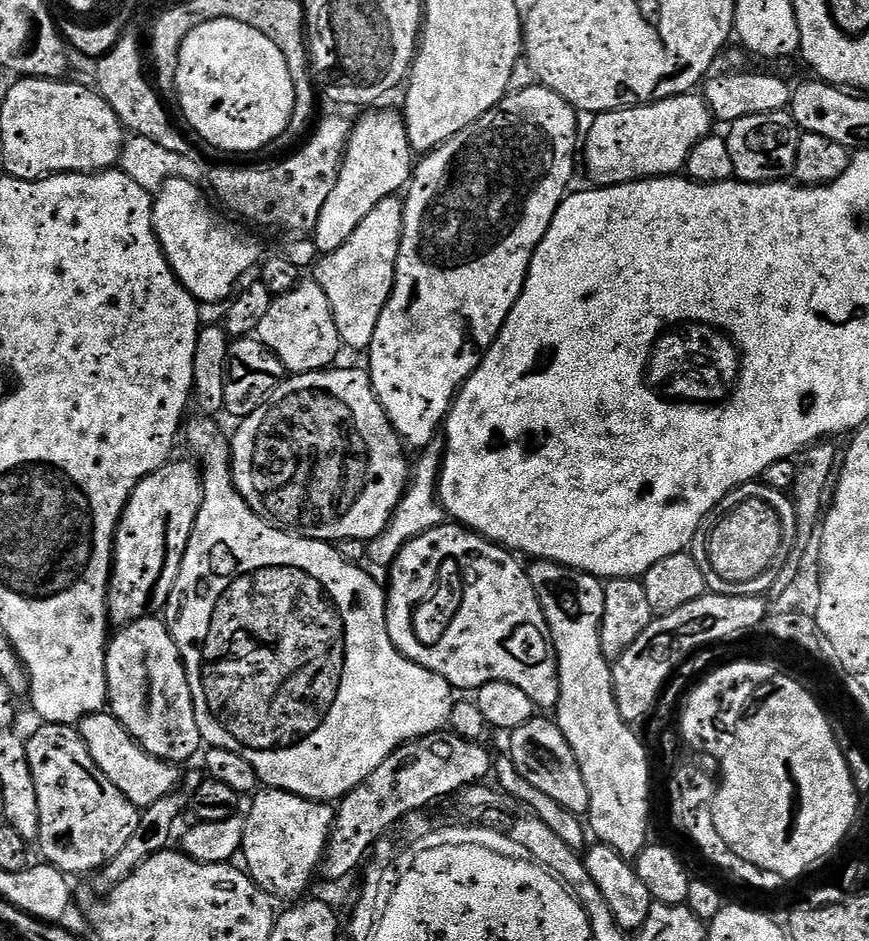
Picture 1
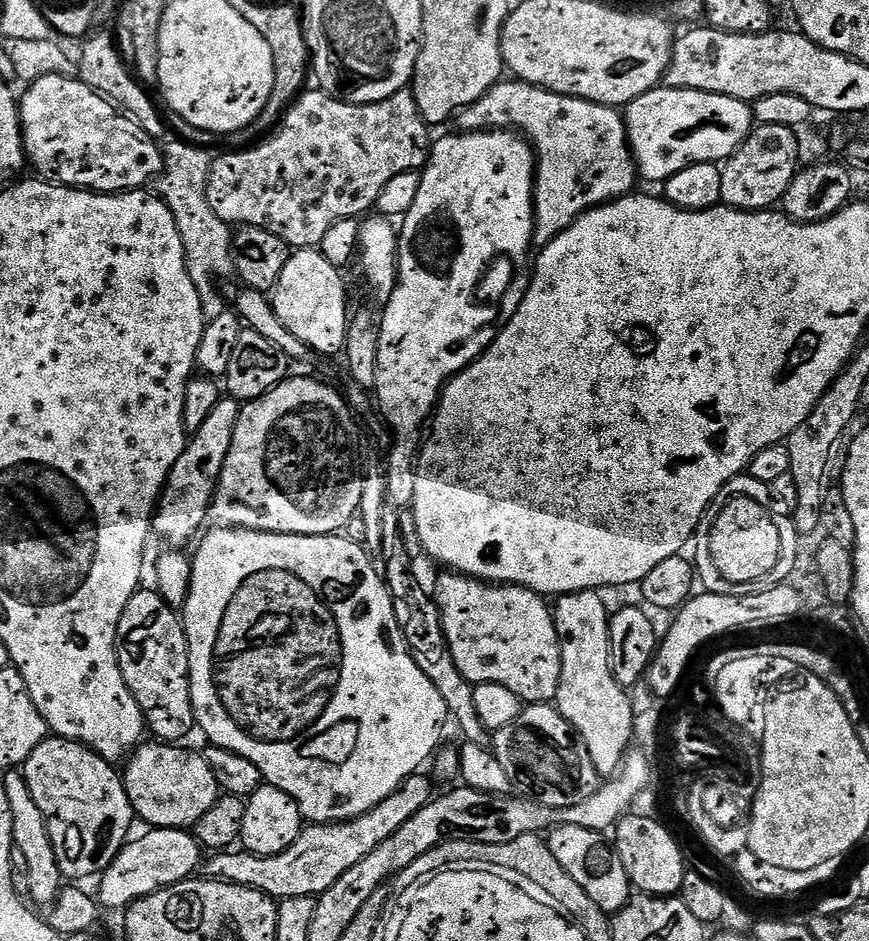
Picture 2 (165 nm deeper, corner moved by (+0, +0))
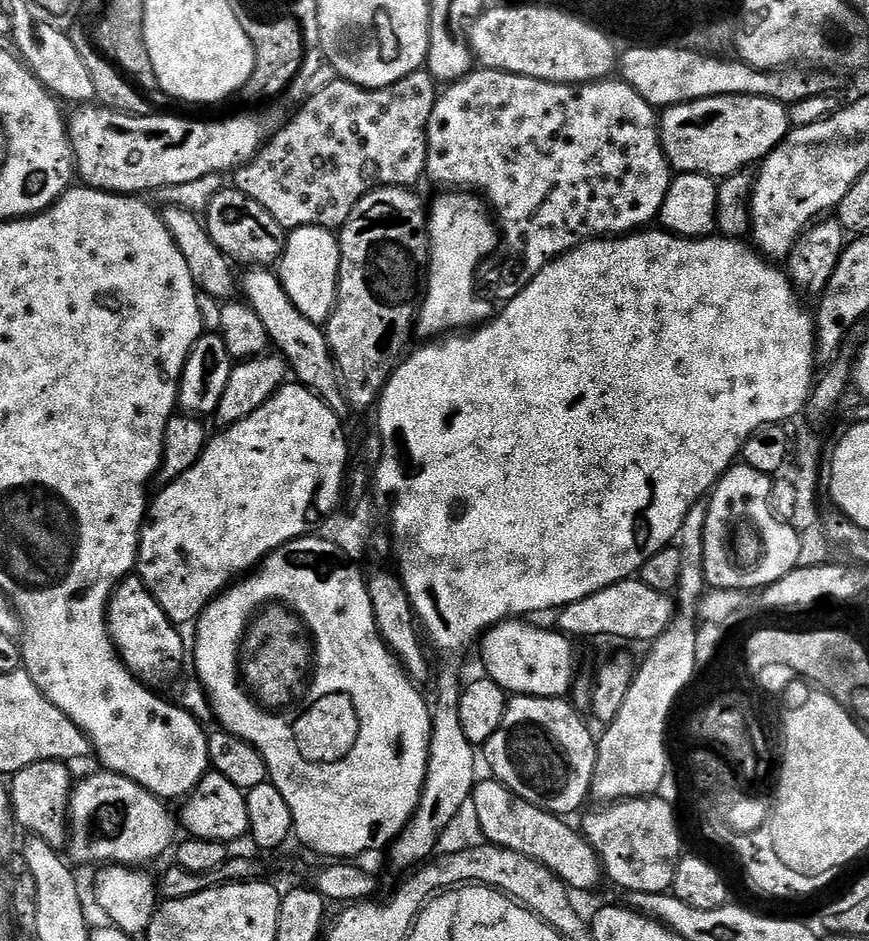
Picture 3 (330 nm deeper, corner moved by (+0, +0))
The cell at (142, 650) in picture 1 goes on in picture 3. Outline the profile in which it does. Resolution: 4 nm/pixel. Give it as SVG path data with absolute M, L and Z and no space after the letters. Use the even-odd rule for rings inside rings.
M125 576L120 581L108 601L108 634L116 645L120 659L136 675L137 680L149 686L171 685L181 675L179 672L184 668L184 640L180 632L181 629L173 624L162 606L158 606L150 590L146 590L139 576Z

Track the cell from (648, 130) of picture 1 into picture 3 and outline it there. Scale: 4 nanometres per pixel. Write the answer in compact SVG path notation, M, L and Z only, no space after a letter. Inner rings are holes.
M715 96L663 109L660 140L677 173L697 172L713 178L733 176L763 161L790 131L788 108L768 96Z

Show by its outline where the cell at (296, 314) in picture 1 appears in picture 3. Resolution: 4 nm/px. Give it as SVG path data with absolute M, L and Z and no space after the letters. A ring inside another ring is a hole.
M306 226L288 232L284 255L278 261L280 284L290 294L290 302L298 306L310 322L323 325L330 318L336 305L340 281L340 241L331 228Z

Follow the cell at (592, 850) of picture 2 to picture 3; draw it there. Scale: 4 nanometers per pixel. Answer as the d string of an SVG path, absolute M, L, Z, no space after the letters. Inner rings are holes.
M495 778L481 779L472 792L470 812L476 815L476 824L489 845L514 850L545 865L569 889L588 892L603 879L603 868L595 850L581 831L571 828L567 819L547 812L514 794L503 782Z

